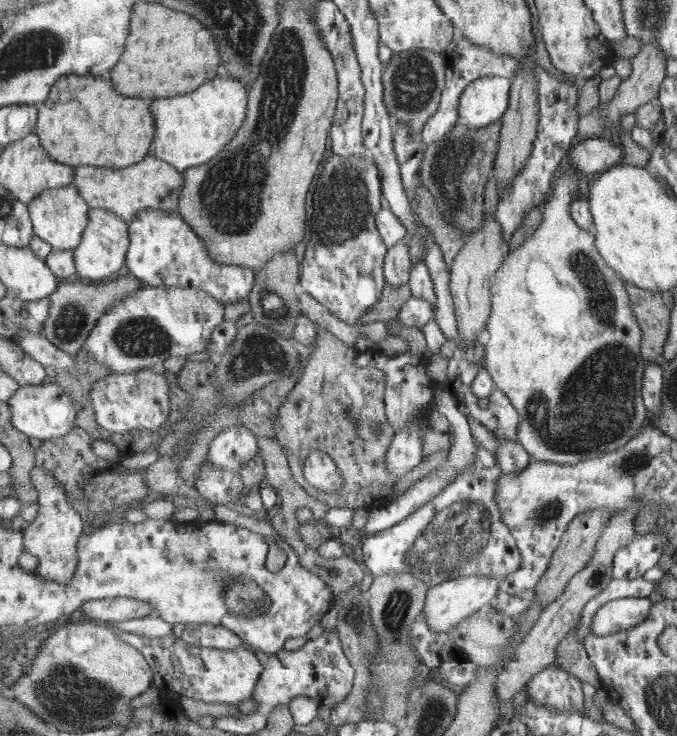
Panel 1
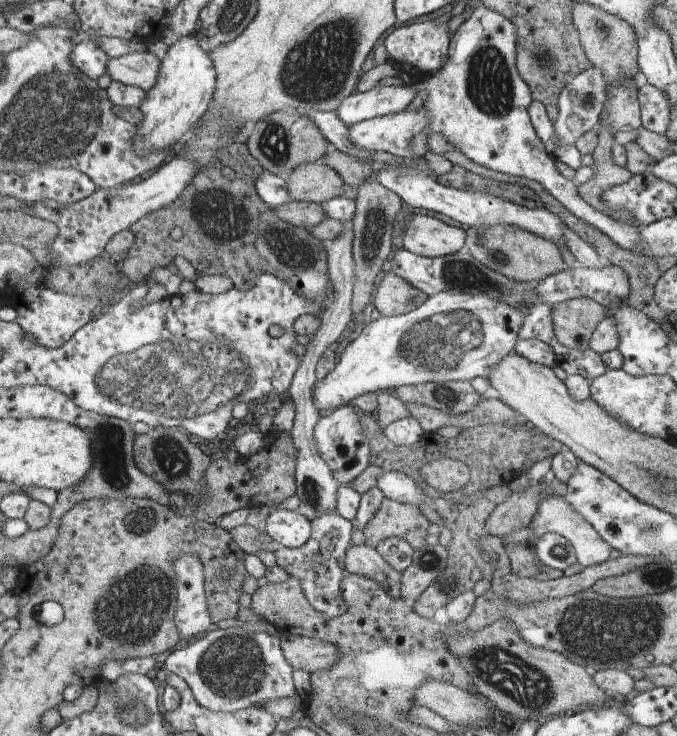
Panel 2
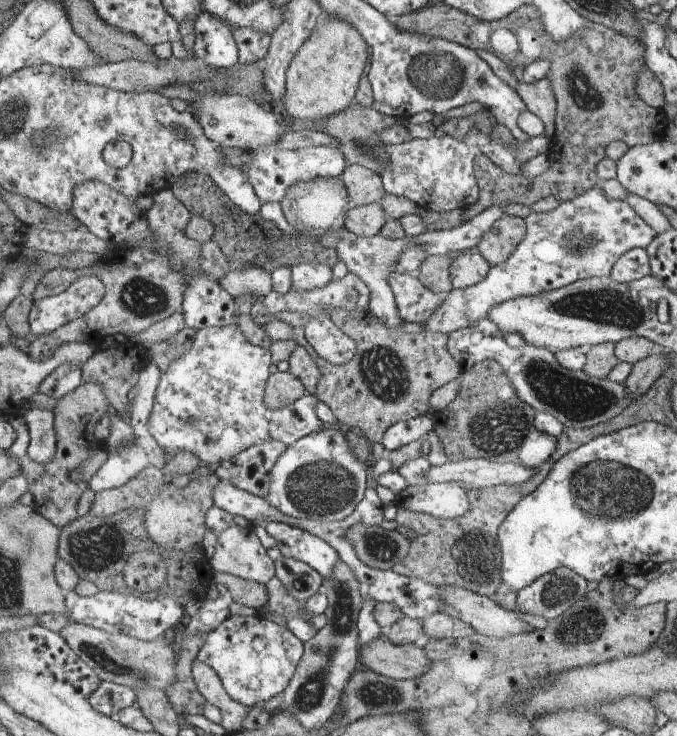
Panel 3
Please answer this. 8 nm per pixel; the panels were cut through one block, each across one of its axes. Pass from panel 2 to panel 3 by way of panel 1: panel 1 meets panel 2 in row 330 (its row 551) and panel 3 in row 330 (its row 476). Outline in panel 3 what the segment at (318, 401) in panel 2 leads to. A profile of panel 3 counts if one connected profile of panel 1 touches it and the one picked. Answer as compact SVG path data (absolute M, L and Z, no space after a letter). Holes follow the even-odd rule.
M491 318L479 319L465 328L456 330L448 335L448 349L456 358L462 370L469 371L475 365L484 360L496 360L504 368L507 376L516 388L518 395L530 404L537 412L552 414L559 419L567 428L587 428L595 424L605 424L630 406L633 396L627 392L624 383L614 383L607 379L592 377L583 371L570 371L565 368L555 356L555 353L545 347L526 344L519 348L513 348L507 341L504 332Z

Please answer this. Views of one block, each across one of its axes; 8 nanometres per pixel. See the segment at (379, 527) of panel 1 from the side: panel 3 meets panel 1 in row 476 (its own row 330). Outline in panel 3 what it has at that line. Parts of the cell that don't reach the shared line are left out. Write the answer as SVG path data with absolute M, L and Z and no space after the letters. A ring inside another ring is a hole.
M601 185L593 187L574 199L563 201L556 209L542 213L532 211L526 218L528 233L517 250L500 265L490 267L488 277L466 289L453 289L448 293L438 309L425 321L426 333L448 335L465 328L479 319L488 318L490 312L500 303L519 297L535 296L573 284L581 279L593 277L611 277L617 261L631 249L646 249L656 232L637 214L626 200L611 200Z

